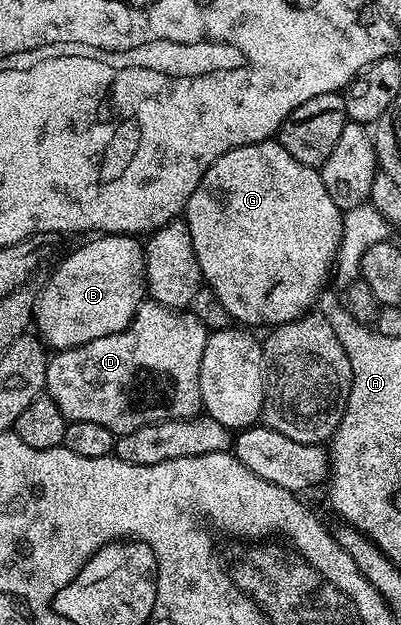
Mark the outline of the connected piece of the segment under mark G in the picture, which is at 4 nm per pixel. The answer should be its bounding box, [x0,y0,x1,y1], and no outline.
[185,138,344,326]

